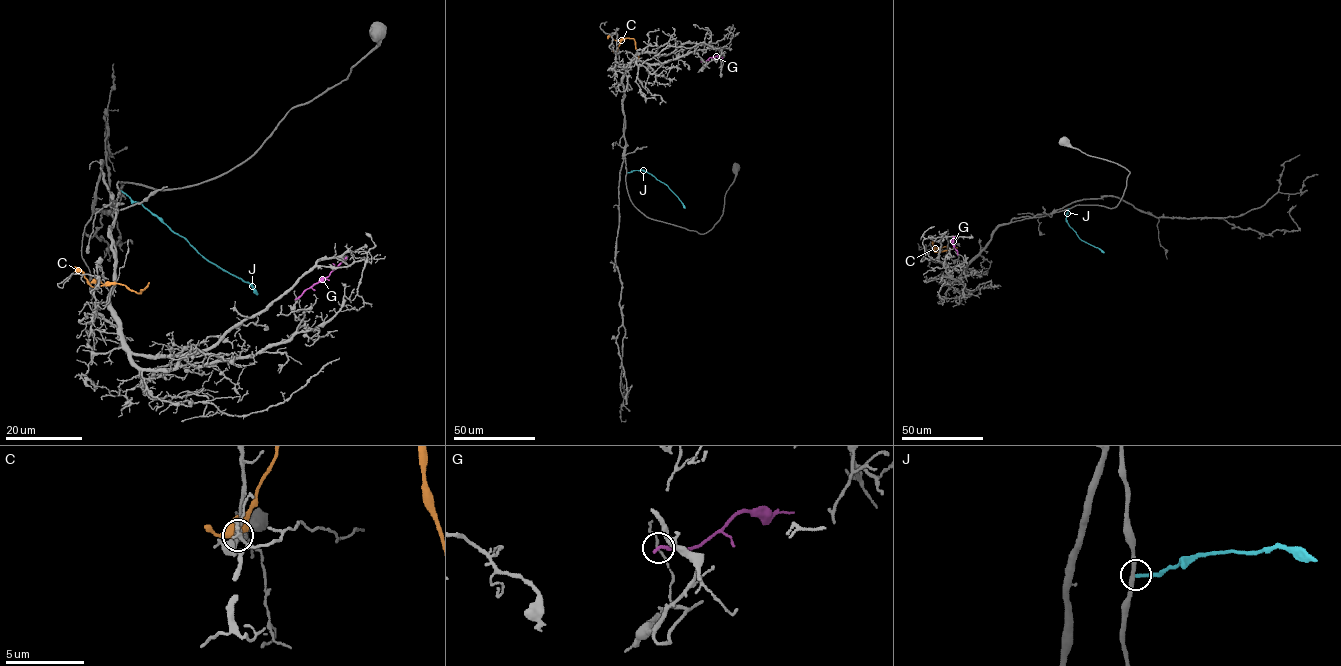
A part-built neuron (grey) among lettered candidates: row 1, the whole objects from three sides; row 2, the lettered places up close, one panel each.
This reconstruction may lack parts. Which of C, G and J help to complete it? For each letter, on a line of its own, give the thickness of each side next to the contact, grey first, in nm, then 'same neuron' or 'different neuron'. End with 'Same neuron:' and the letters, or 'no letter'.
C: calibres 240 and 600 nm; different neuron
G: calibres 110 and 240 nm; different neuron
J: calibres 280 and 200 nm; different neuron
Same neuron: no letter

